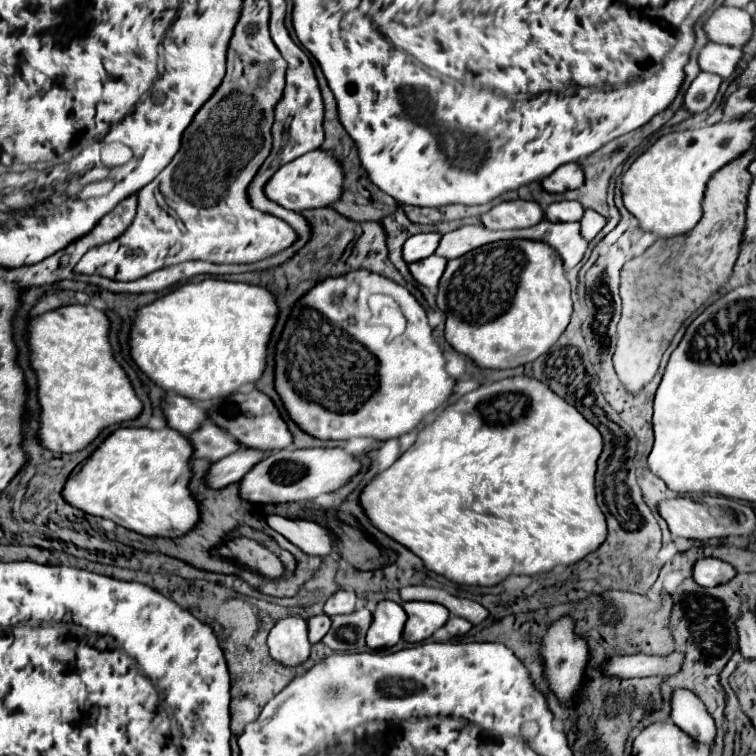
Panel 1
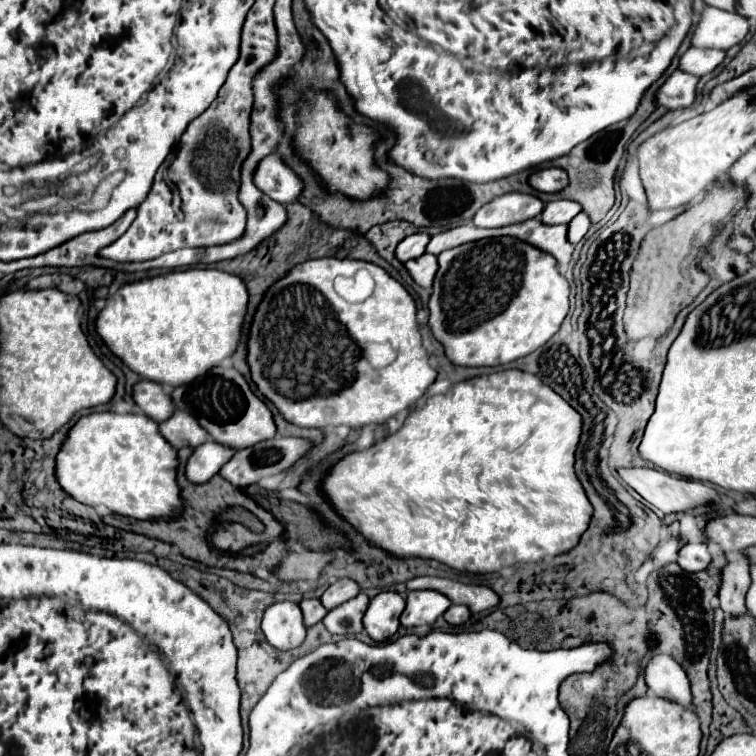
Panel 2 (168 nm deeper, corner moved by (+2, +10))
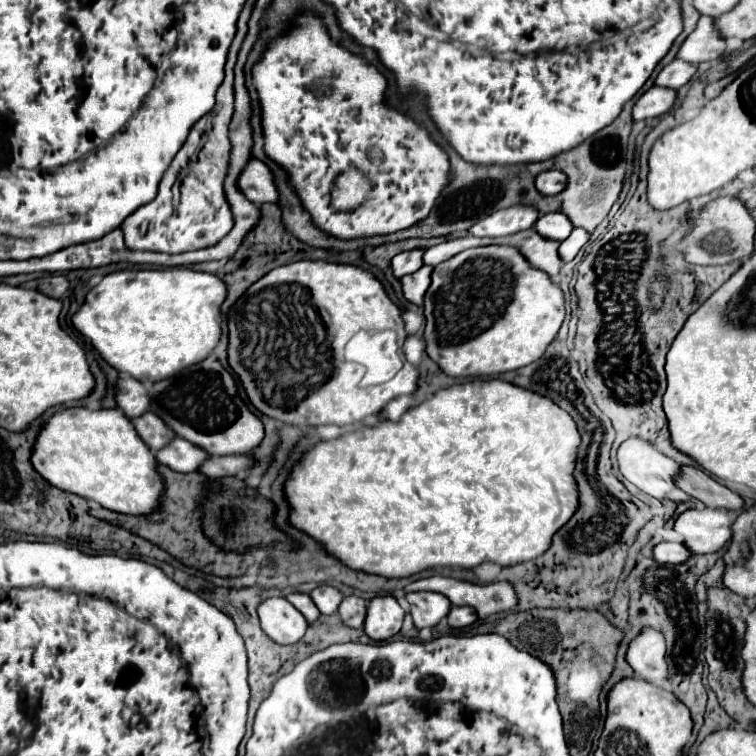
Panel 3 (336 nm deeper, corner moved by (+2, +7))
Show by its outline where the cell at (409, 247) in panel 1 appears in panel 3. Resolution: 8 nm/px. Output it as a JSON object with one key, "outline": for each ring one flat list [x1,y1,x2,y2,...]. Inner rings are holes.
{"outline":[[412,249,412,251,402,251,392,259,392,269,396,277,404,277,408,273,414,273,418,267,422,267,422,253,424,249]]}

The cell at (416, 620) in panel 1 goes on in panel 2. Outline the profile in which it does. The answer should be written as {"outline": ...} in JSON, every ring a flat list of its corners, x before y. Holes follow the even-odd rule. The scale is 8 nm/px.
{"outline":[[416,590,406,596,406,610,402,612,402,626,412,628,420,624,434,624,450,608,450,600,434,590]]}

